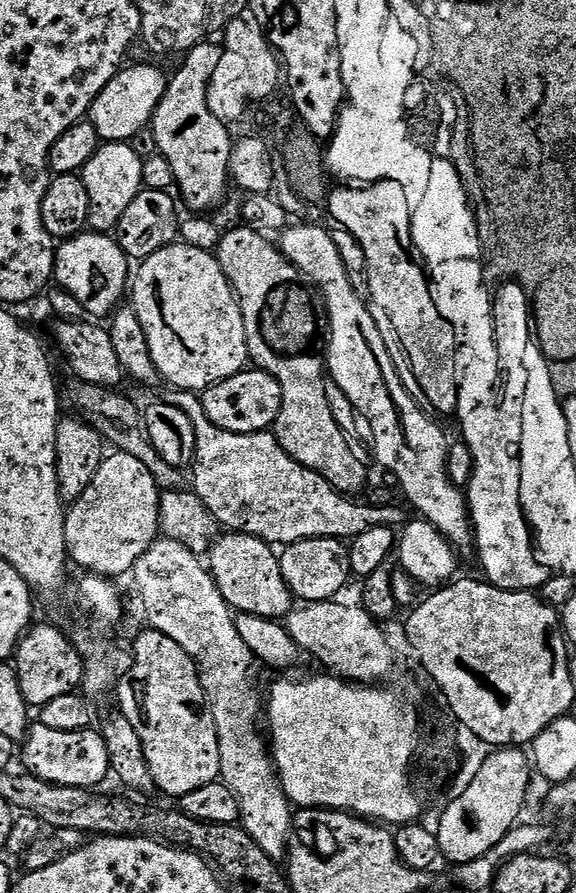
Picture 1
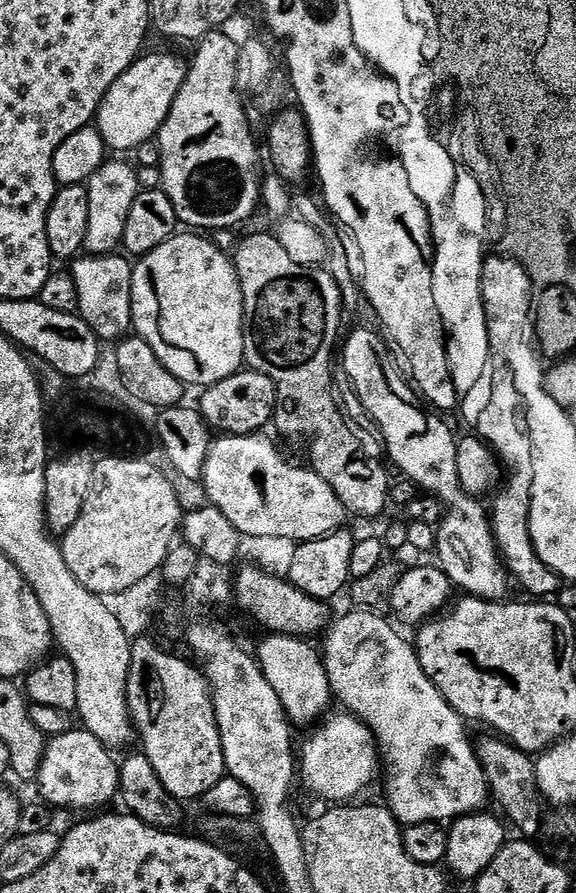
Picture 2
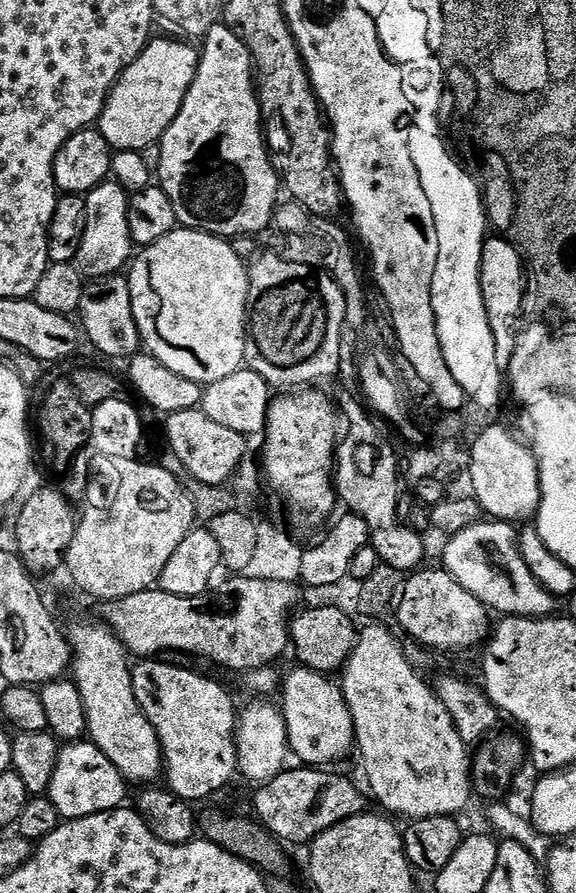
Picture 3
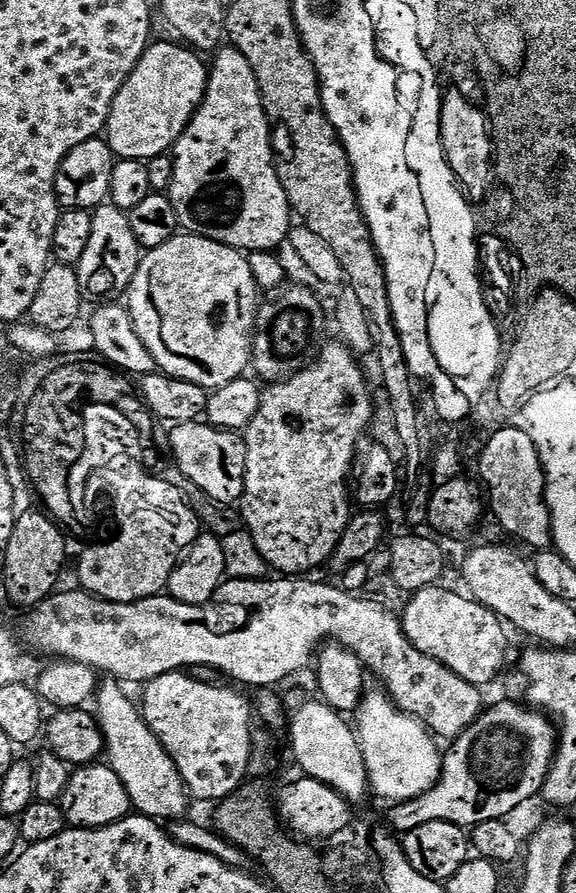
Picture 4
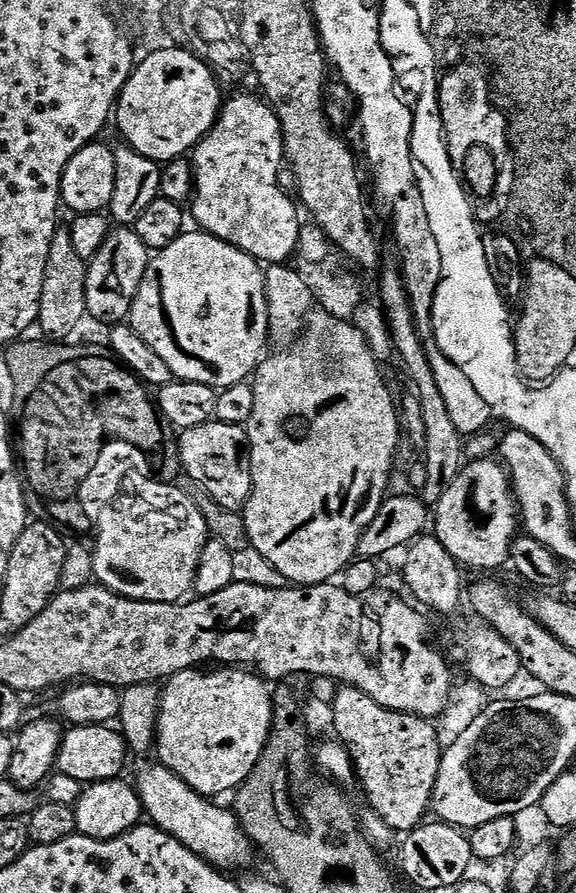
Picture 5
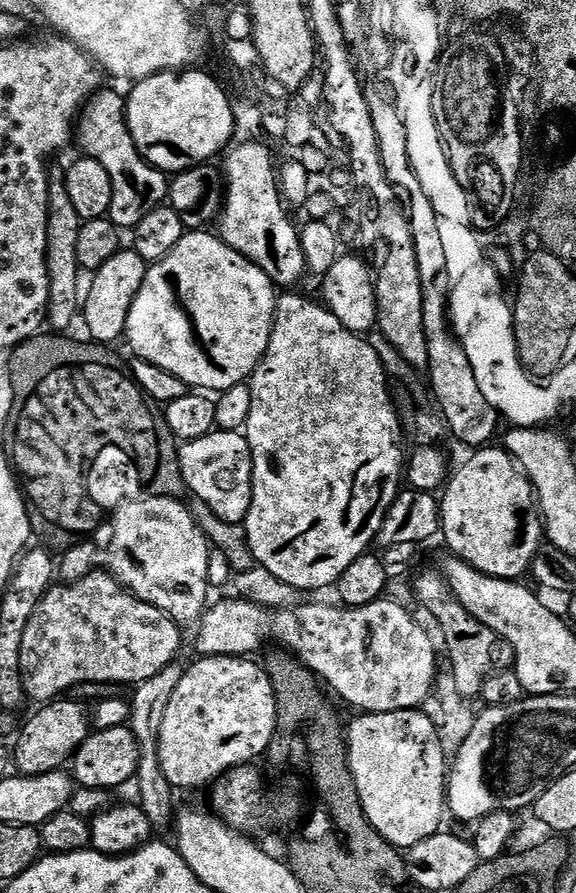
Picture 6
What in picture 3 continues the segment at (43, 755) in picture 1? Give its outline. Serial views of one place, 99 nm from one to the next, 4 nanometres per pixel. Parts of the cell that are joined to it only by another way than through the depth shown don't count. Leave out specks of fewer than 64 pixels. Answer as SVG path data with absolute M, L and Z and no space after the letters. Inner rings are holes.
M70 742L61 747L58 766L54 766L54 778L46 793L54 802L58 814L65 821L81 820L87 816L97 816L103 812L114 812L125 803L129 785L124 775L102 754L97 744L91 742Z

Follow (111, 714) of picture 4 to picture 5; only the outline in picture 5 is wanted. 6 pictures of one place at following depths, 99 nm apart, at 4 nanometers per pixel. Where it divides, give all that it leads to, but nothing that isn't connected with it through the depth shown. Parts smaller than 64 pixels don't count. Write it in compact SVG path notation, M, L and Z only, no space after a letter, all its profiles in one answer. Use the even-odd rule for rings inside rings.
M148 764L134 779L134 787L140 796L143 815L155 827L170 834L182 846L186 846L195 856L200 856L217 870L244 868L254 857L254 846L242 830L236 813L231 807L219 808L207 796L199 796L178 774L174 774L163 764Z

